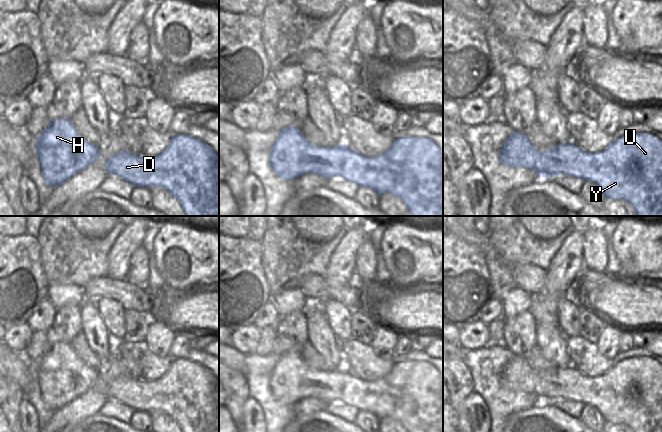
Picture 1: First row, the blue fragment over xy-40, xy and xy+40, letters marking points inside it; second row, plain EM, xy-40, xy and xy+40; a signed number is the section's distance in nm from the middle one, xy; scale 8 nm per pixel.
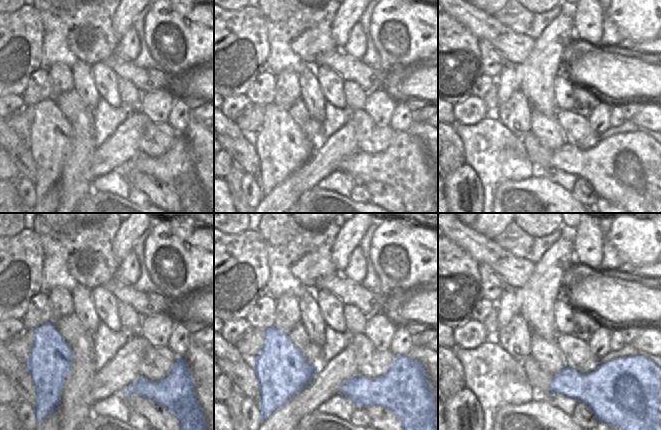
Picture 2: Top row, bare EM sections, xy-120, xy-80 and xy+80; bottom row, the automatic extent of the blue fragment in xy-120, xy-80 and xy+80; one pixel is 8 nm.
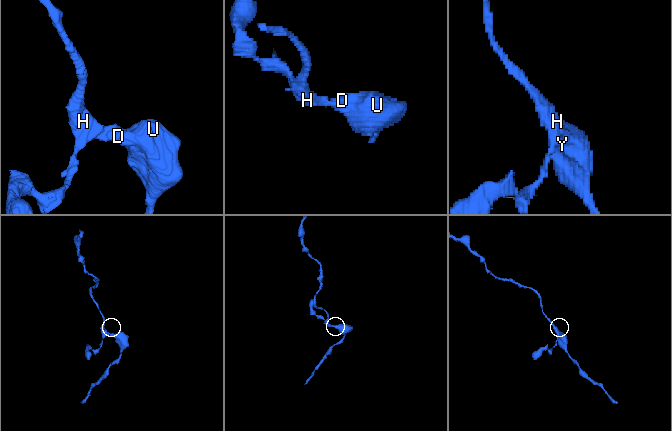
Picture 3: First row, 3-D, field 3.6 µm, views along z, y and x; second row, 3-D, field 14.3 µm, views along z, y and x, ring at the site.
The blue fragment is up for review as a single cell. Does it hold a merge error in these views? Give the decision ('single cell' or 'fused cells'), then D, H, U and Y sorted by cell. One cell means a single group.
single cell | D H U Y

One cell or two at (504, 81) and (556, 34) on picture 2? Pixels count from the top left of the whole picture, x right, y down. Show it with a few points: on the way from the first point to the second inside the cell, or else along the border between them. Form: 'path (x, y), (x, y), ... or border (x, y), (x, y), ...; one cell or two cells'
border (514, 64), (514, 68), (520, 77), (519, 89); two cells

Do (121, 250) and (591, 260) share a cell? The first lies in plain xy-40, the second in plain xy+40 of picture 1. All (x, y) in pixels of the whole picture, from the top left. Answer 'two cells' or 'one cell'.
two cells

